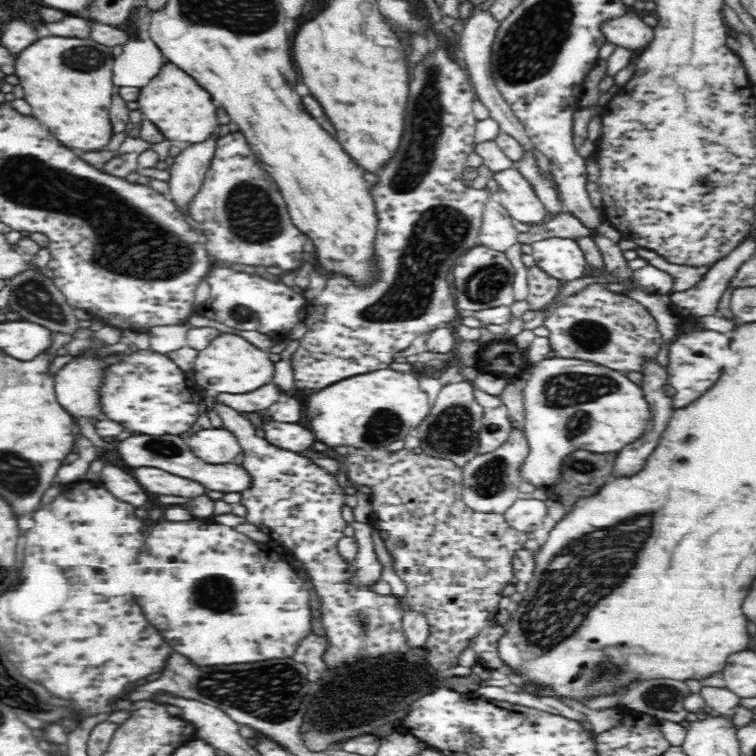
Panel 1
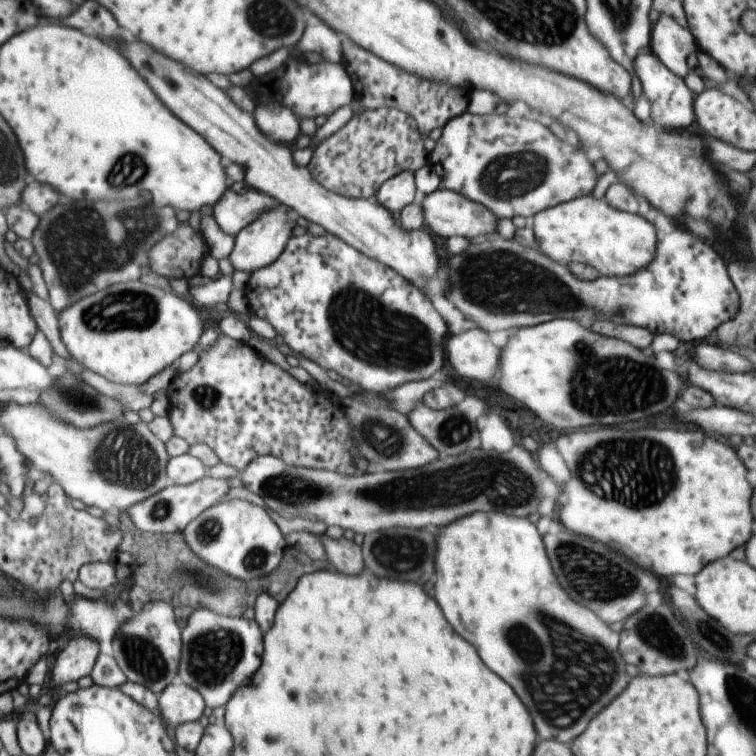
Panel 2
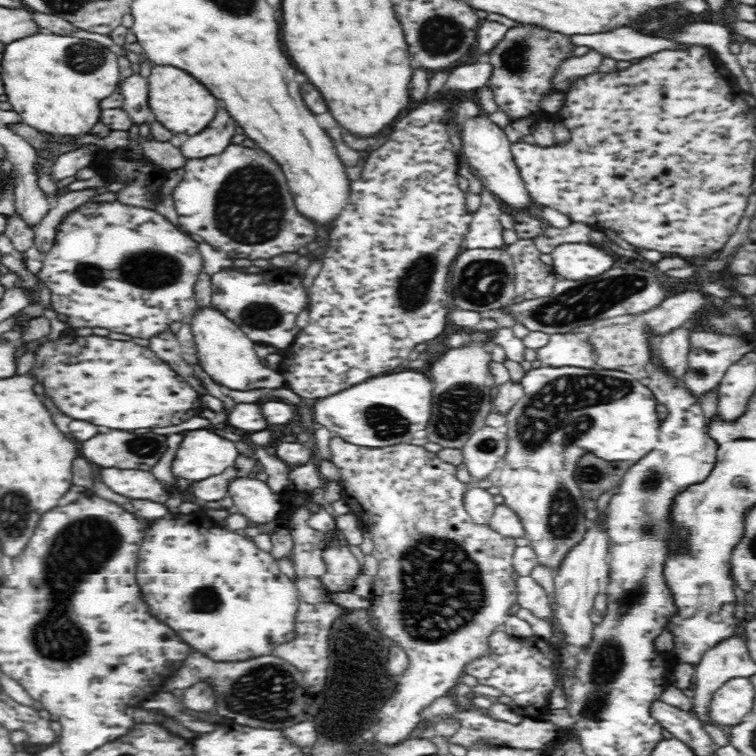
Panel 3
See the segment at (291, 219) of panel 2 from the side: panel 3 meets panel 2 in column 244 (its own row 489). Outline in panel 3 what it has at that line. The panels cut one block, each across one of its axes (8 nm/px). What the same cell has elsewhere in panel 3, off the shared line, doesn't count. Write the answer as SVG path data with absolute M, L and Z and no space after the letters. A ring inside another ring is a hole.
M244 475L230 478L227 496L233 499L240 513L258 524L274 520L283 502L282 496L272 491L266 481Z

